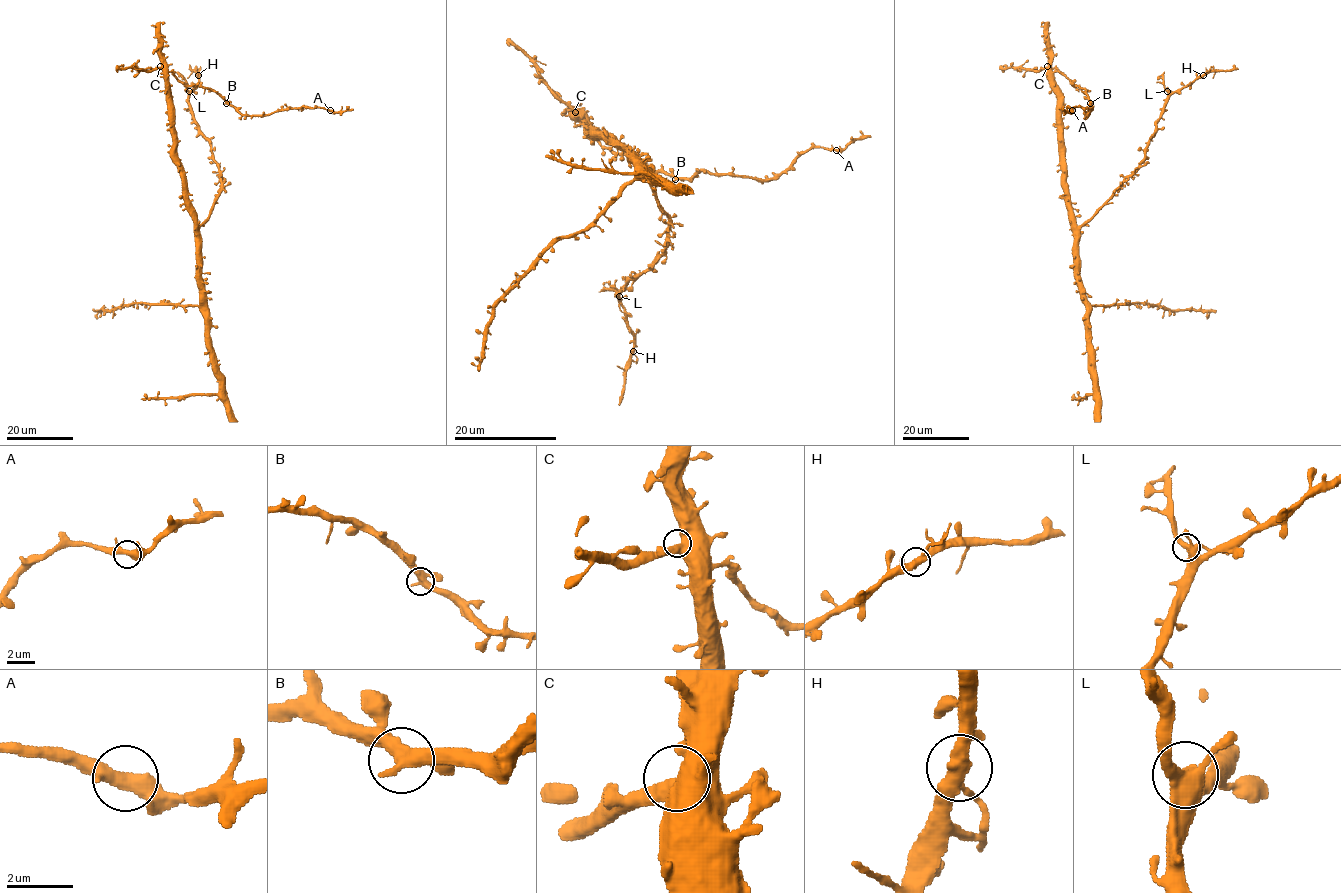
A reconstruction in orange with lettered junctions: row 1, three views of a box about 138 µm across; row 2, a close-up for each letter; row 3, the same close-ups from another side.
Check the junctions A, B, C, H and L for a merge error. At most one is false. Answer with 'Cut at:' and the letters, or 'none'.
Cut at: none

